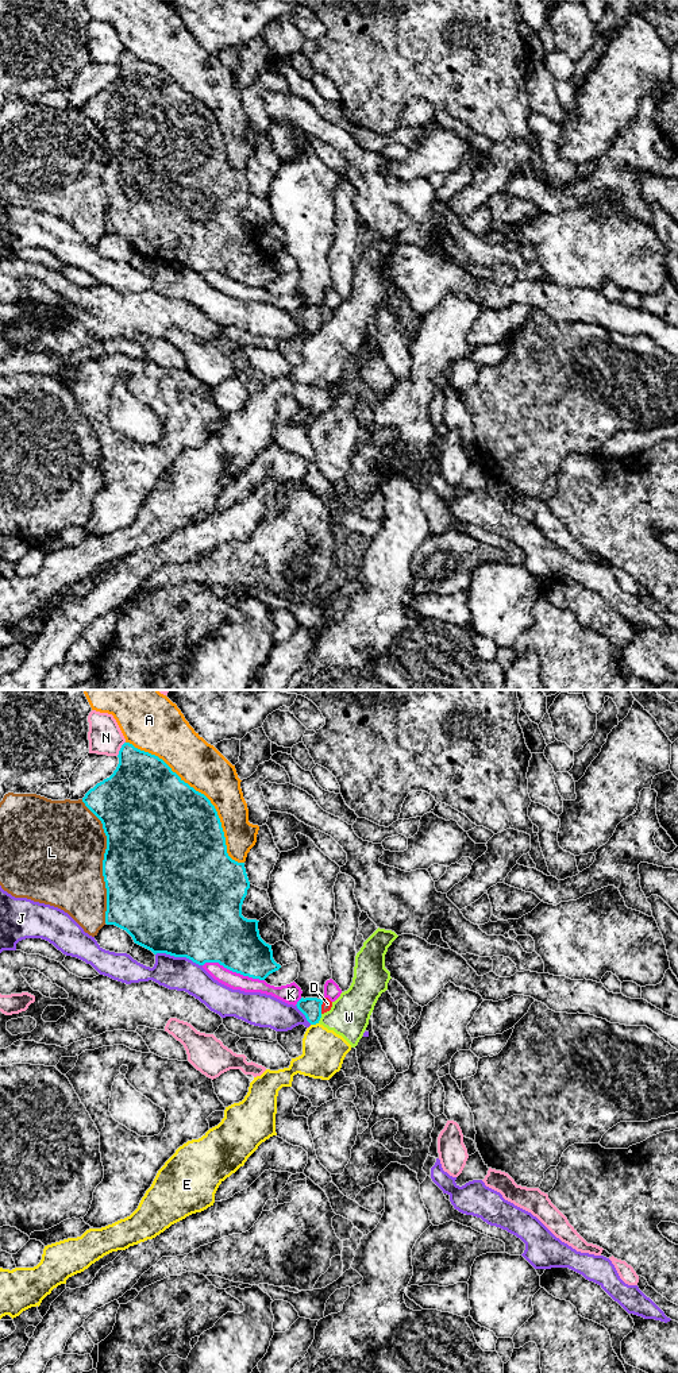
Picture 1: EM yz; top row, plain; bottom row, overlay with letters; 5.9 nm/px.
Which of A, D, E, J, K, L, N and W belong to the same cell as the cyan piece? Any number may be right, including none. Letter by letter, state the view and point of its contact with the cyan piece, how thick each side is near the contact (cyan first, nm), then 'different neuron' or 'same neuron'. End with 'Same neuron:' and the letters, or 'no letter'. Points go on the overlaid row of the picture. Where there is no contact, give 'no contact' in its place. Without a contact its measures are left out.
A: contact yz (203, 794); calibres 500 and 280 nm; different neuron
D: contact yz (320, 1006); calibres 120 and 60 nm; same neuron
E: contact yz (314, 1024); calibres 120 and 260 nm; different neuron
J: contact yz (178, 956); calibres 500 and 200 nm; different neuron
K: contact yz (234, 971); calibres 360 and 100 nm; different neuron
L: contact yz (103, 862); calibres 500 and 500 nm; different neuron
N: contact yz (120, 748); calibres 360 and 200 nm; different neuron
W: contact yz (320, 1017); calibres 120 and 240 nm; different neuron
Same neuron: D

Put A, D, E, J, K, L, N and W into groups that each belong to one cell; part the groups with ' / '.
A / D / E W / J / K / L / N

